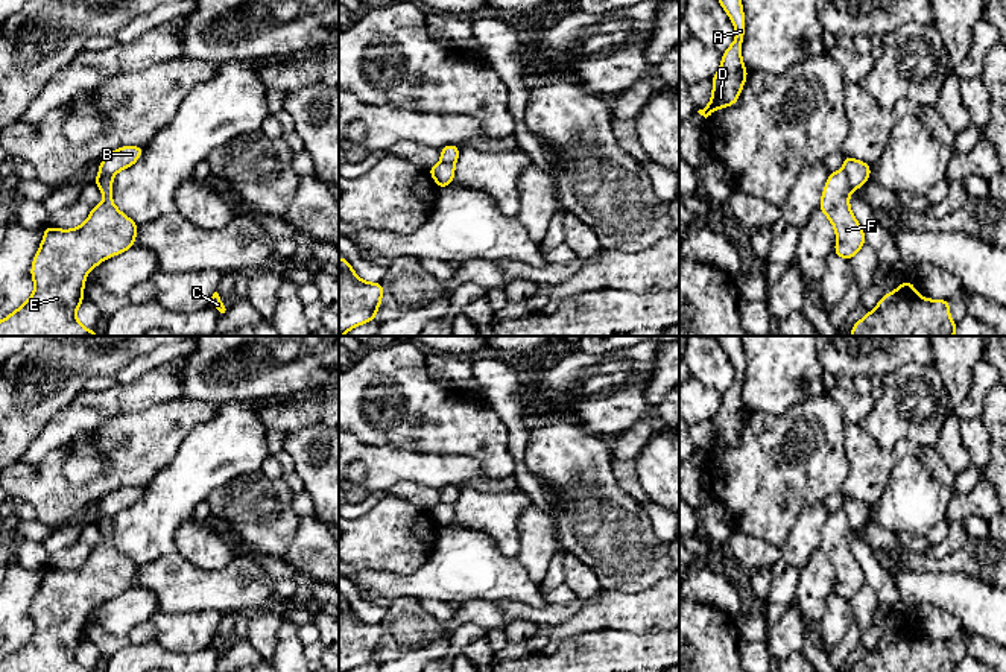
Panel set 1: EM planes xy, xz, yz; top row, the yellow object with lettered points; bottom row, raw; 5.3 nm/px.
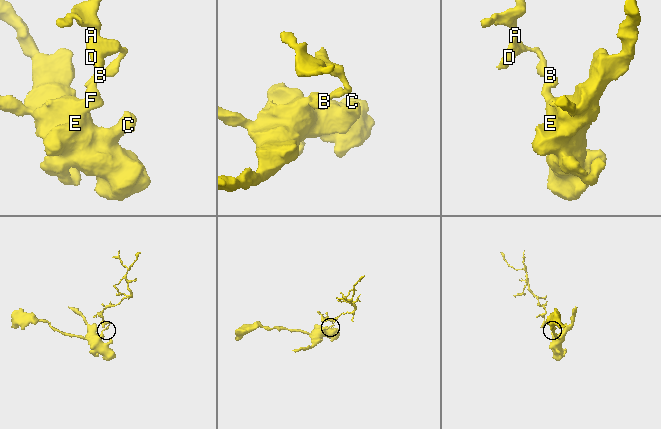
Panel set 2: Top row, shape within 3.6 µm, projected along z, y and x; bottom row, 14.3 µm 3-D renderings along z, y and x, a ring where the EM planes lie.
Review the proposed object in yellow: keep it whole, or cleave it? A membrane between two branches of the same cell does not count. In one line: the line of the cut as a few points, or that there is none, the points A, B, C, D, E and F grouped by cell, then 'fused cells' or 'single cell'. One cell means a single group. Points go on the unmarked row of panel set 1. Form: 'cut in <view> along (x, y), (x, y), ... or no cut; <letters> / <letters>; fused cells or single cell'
cut in yz along (842, 511), (851, 529); A B D / C E F; fused cells

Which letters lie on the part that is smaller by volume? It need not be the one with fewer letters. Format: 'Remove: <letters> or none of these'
Remove: A, B, D

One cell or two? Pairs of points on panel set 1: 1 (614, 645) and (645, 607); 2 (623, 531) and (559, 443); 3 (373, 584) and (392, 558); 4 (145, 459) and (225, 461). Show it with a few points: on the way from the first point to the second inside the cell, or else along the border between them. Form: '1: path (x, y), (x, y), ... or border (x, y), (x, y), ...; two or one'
1: border (660, 628), (648, 631), (588, 631); two
2: path (602, 510), (582, 490), (573, 464); one
3: border (354, 563), (400, 575), (411, 575), (418, 569); two
4: border (193, 429), (180, 444), (175, 456), (149, 485); two

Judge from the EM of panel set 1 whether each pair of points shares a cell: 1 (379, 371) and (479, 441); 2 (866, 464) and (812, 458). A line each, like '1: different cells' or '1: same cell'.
1: same cell
2: different cells

